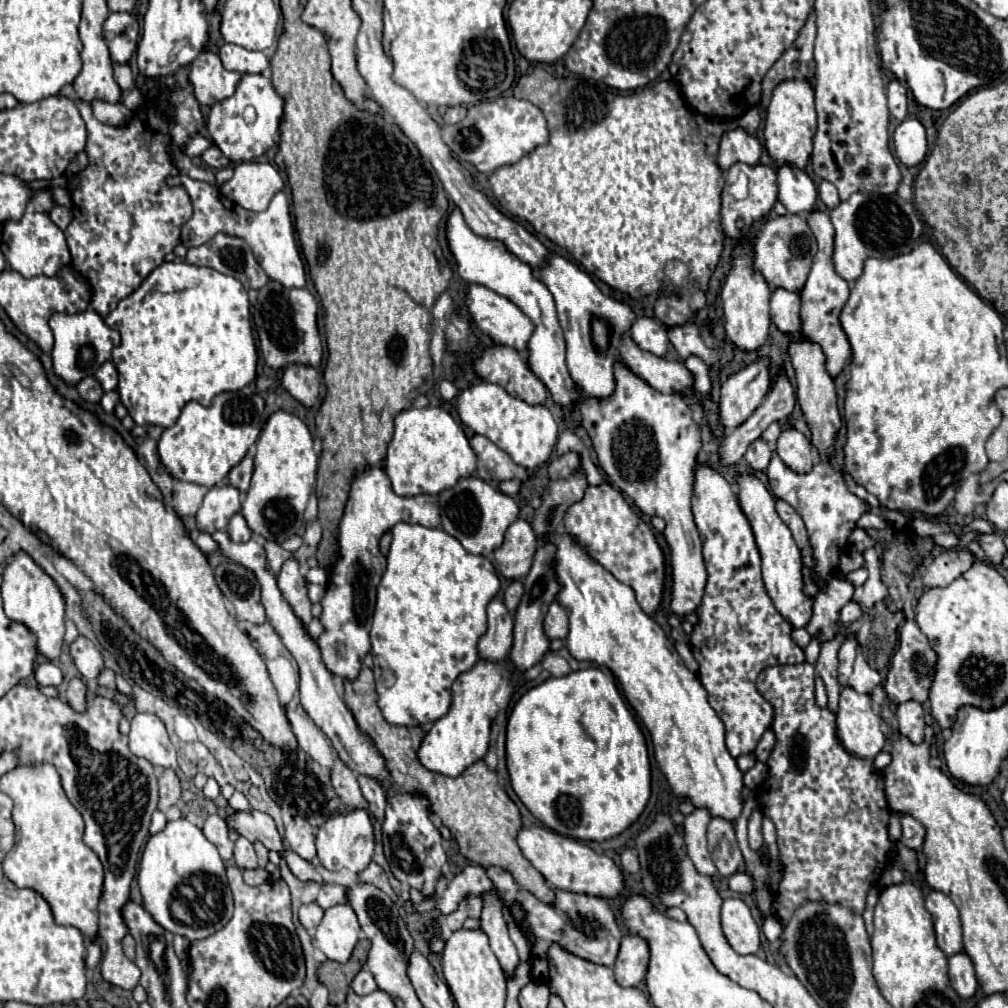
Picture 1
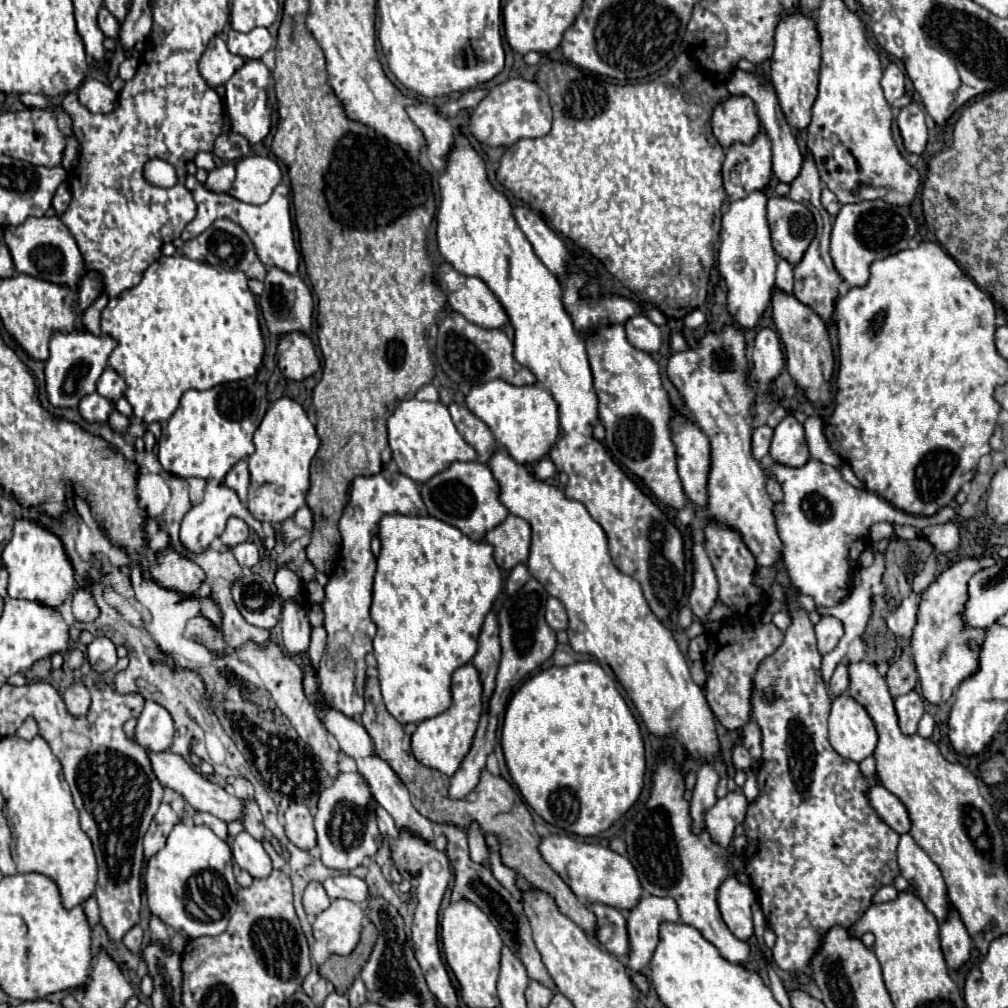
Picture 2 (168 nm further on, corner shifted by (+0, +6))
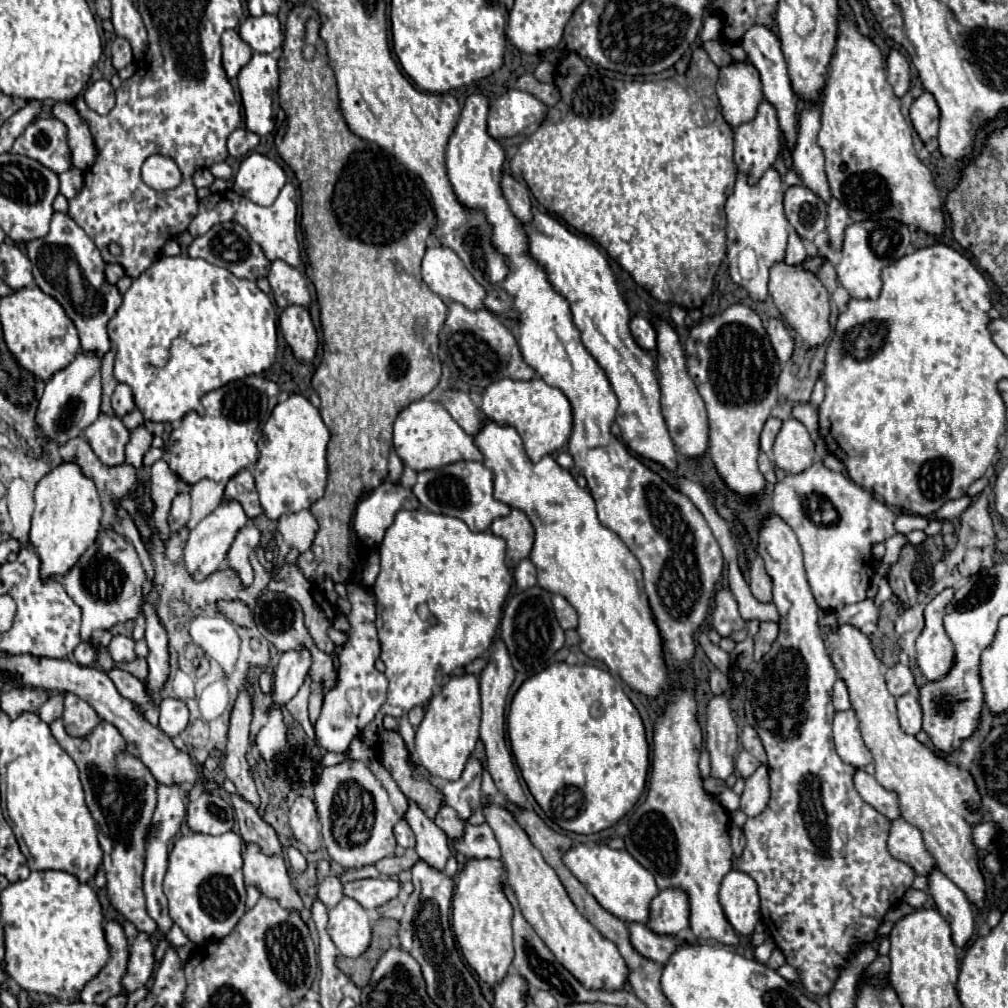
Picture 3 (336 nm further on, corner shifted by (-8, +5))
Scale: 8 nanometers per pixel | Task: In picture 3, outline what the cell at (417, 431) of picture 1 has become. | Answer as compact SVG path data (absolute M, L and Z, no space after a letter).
M427 399L413 401L409 407L405 407L399 413L393 427L393 445L401 461L415 471L439 469L455 461L481 461L483 459L483 455L473 443L473 437L465 433L453 421L453 417L443 409L443 405L439 405L437 401L427 401Z

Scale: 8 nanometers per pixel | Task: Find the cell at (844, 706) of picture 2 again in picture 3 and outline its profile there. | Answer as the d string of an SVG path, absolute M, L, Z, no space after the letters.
M853 709L843 711L843 713L835 713L833 739L835 739L835 749L837 749L839 757L847 765L863 769L865 765L869 765L873 761L871 751L863 743L859 723L857 723Z

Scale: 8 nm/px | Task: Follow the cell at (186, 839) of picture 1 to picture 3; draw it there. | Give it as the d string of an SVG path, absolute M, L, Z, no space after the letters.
M233 831L223 835L203 835L191 833L175 841L169 853L169 867L163 881L163 891L169 901L169 915L183 933L197 945L219 941L233 931L245 911L245 883L243 883L243 857L241 857L241 837Z

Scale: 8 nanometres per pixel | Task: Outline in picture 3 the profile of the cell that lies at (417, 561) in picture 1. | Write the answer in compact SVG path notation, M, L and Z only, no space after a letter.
M399 511L395 515L393 525L385 531L383 541L379 543L379 559L381 559L381 571L377 575L377 581L373 585L373 593L375 593L375 607L377 607L377 631L379 631L379 645L381 645L381 659L385 663L385 677L389 679L389 691L387 691L387 701L381 707L379 715L375 717L373 723L369 723L363 729L363 737L369 741L377 741L384 732L383 717L385 715L393 715L393 717L407 717L407 713L417 707L417 705L427 705L431 695L433 695L433 687L437 687L445 677L449 677L453 671L463 669L465 665L469 665L471 661L475 661L477 657L481 657L483 653L487 653L489 645L493 643L493 637L497 633L499 621L501 621L501 613L503 613L503 603L505 597L513 585L513 575L505 565L505 541L501 537L495 537L491 531L481 531L475 533L471 531L461 519L457 517L449 517L449 515L437 515L431 511Z

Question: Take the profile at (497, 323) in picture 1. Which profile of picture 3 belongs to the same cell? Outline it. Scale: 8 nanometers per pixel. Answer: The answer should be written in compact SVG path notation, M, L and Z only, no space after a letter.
M443 245L427 247L421 261L423 281L443 299L453 299L467 309L483 309L485 289L467 273L463 261Z

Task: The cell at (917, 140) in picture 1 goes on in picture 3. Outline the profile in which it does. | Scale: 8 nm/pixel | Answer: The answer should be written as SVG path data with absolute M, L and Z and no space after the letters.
M923 93L911 105L911 123L923 143L929 143L937 137L939 129L939 107L931 93Z

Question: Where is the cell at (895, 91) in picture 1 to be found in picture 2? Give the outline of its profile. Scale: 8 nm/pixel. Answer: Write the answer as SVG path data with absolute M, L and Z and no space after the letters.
M889 64L889 68L883 74L881 86L885 92L885 98L889 104L893 104L895 100L899 100L905 94L905 74L897 64Z

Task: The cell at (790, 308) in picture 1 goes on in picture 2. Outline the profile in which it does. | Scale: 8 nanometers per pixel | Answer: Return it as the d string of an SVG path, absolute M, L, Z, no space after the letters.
M779 260L777 264L777 278L775 278L775 288L791 294L793 292L793 266L787 264L785 260Z

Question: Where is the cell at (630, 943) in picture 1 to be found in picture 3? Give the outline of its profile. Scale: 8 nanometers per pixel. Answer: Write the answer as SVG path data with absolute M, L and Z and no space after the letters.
M663 889L651 903L649 929L665 935L679 935L689 929L689 897L683 889Z

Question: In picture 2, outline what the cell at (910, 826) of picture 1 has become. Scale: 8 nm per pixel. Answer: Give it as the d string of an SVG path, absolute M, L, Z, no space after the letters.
M873 786L867 792L871 806L877 810L877 814L899 834L907 834L911 830L911 820L907 814L907 808L903 806L903 802L893 796L891 792L887 792L883 786Z

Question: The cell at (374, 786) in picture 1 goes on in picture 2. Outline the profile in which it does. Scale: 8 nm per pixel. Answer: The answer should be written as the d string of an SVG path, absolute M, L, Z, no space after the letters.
M375 804L373 808L375 808L375 814L377 814L377 824L379 824L381 834L393 840L393 838L397 836L397 832L399 832L399 830L397 830L397 826L395 826L395 822L393 822L393 818L387 814L387 810L385 810L383 806Z

